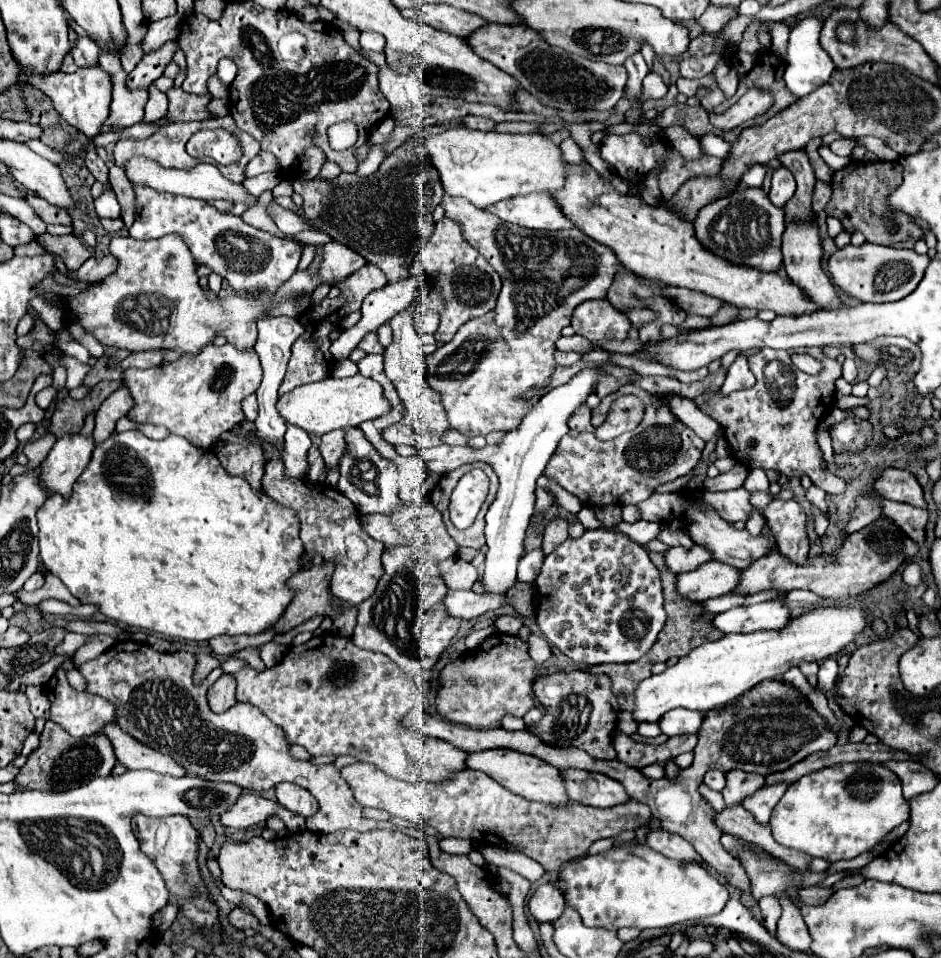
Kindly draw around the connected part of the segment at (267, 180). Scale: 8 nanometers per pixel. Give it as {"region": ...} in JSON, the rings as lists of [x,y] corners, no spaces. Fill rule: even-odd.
{"region":[[[264,172],[264,174],[258,174],[254,178],[246,178],[242,184],[244,188],[250,192],[256,199],[266,190],[272,190],[276,184],[280,182],[280,176],[276,172]]]}

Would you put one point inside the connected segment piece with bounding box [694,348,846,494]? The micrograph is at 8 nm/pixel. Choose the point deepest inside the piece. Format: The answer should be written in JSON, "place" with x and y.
{"place":[772,425]}

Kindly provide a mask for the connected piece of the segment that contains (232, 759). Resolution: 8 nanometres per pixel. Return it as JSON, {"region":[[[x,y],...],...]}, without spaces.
{"region":[[[120,640],[106,652],[102,652],[98,658],[82,664],[80,674],[86,678],[88,686],[86,690],[92,694],[98,694],[106,698],[110,704],[116,706],[116,720],[124,732],[140,740],[142,744],[164,752],[172,756],[182,768],[186,768],[188,774],[194,774],[204,780],[214,782],[234,782],[246,790],[268,790],[274,788],[280,782],[294,782],[306,790],[312,792],[312,796],[318,800],[318,812],[306,819],[307,829],[320,834],[330,834],[338,830],[374,830],[374,828],[394,828],[392,822],[376,822],[362,816],[362,806],[354,800],[354,794],[350,792],[350,786],[342,780],[340,770],[336,770],[332,764],[316,766],[312,762],[296,760],[288,754],[288,742],[284,738],[284,732],[274,726],[258,708],[236,702],[226,712],[212,712],[206,702],[206,690],[218,680],[222,674],[222,668],[216,668],[208,674],[208,678],[200,684],[192,684],[192,672],[194,672],[194,656],[190,652],[156,652],[148,644],[134,642],[134,640]]]}

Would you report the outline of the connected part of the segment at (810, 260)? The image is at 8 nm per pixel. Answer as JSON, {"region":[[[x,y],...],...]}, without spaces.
{"region":[[[814,222],[790,224],[786,228],[786,238],[782,238],[782,252],[784,252],[784,264],[786,264],[788,278],[806,294],[806,298],[810,302],[818,304],[818,308],[822,308],[822,310],[838,310],[842,306],[842,300],[840,300],[836,288],[832,286],[830,278],[826,276],[826,272],[820,266],[822,246],[820,246],[818,228],[816,228]]]}

